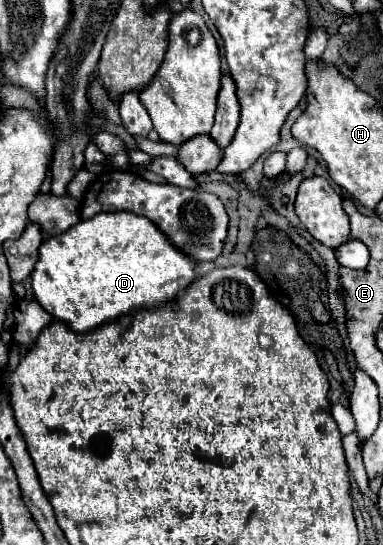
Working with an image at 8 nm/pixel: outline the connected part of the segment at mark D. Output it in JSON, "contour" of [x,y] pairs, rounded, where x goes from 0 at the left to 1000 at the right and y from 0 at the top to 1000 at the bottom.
{"contour":[[[319,385],[261,389],[235,404],[214,404],[167,429],[120,440],[99,462],[104,473],[84,499],[94,550],[115,561],[115,569],[172,591],[193,609],[235,609],[266,594],[308,587],[350,565],[418,565],[512,514],[512,481],[460,459],[397,404]]]}

